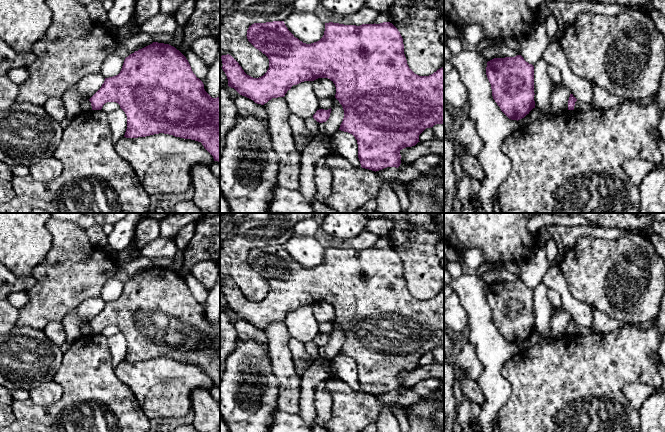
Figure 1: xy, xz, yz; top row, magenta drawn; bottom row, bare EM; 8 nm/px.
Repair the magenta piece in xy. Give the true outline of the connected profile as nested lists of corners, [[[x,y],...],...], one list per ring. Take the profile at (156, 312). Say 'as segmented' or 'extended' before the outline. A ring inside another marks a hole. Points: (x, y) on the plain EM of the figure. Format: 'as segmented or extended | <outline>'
as segmented | [[[153,266],[152,268],[130,278],[125,282],[120,297],[116,300],[105,302],[101,312],[89,323],[89,325],[91,326],[92,334],[101,334],[103,329],[107,326],[118,327],[127,340],[127,353],[124,359],[126,362],[146,361],[164,357],[175,361],[195,364],[202,367],[204,372],[213,380],[214,385],[220,386],[220,320],[212,322],[205,315],[203,306],[193,297],[186,281],[179,274],[169,268]]]

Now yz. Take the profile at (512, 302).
as segmented | [[[521,279],[487,286],[486,299],[492,320],[511,344],[520,344],[535,332],[534,290]]]

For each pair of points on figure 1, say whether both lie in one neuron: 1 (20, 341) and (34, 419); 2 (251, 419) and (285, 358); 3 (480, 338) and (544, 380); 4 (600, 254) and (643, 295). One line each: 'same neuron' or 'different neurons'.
1: different neurons
2: different neurons
3: different neurons
4: same neuron

